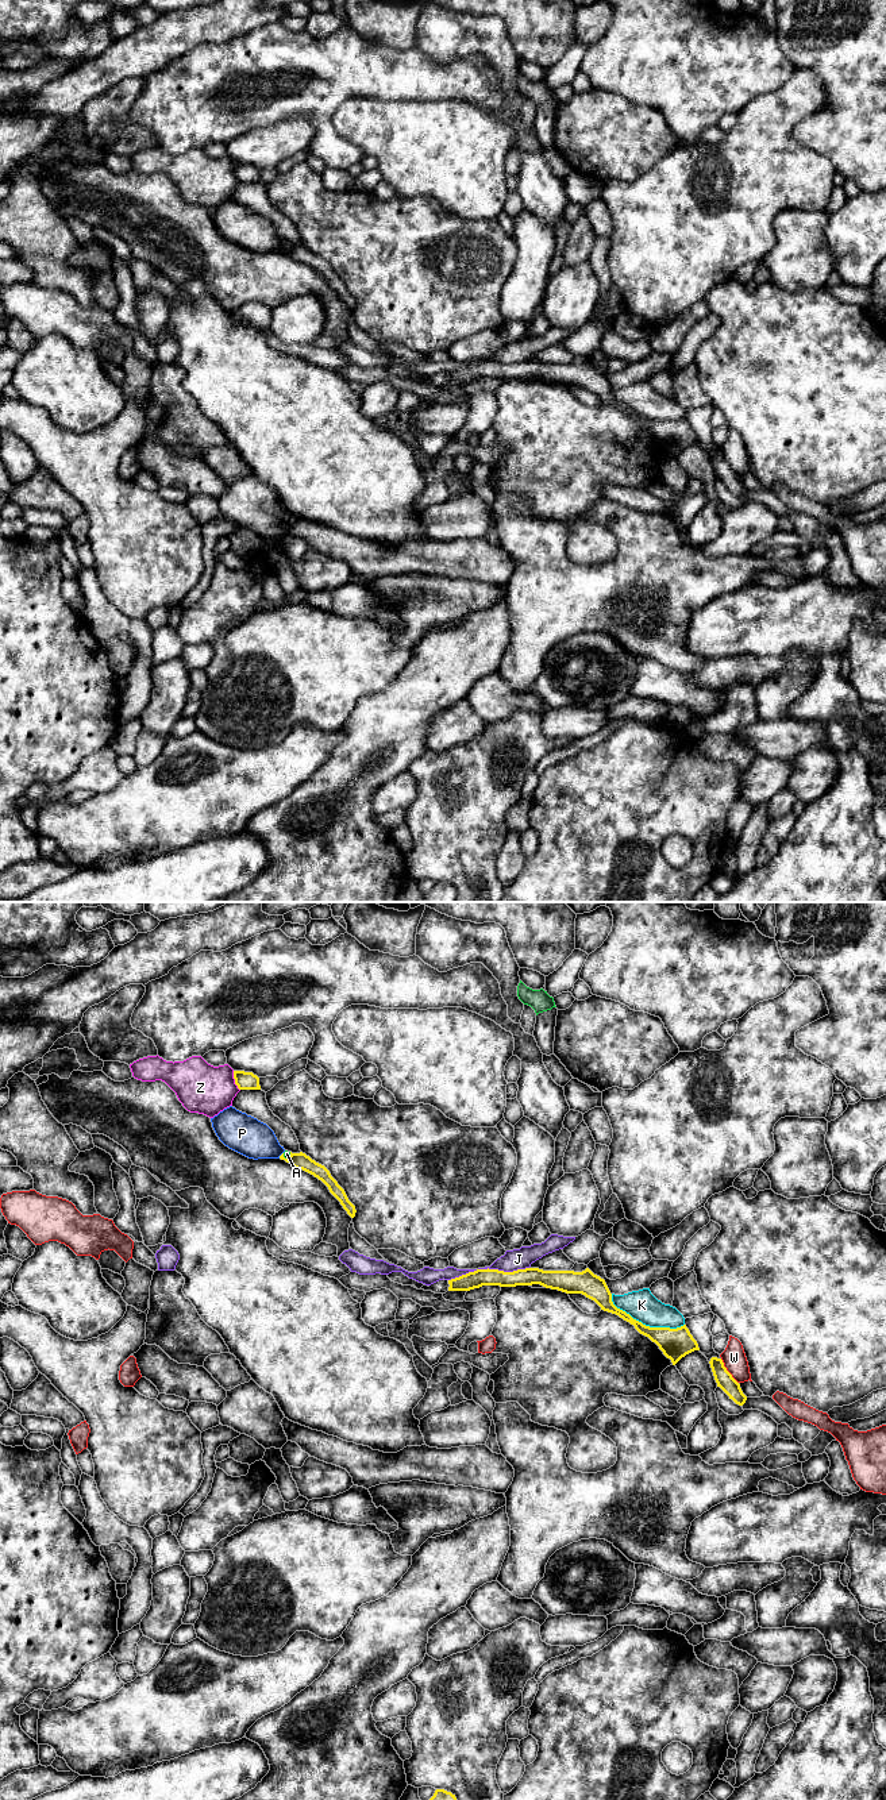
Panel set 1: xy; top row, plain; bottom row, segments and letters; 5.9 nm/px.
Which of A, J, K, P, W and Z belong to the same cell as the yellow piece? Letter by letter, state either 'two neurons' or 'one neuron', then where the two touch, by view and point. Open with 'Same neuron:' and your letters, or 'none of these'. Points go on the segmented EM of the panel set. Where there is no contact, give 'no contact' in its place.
Same neuron: none of these
A: two neurons | xy (288, 1157)
J: two neurons | xy (488, 1268)
K: two neurons | xy (644, 1325)
P: two neurons | xy (281, 1155)
W: two neurons | xy (727, 1371)
Z: two neurons | xy (235, 1080)

